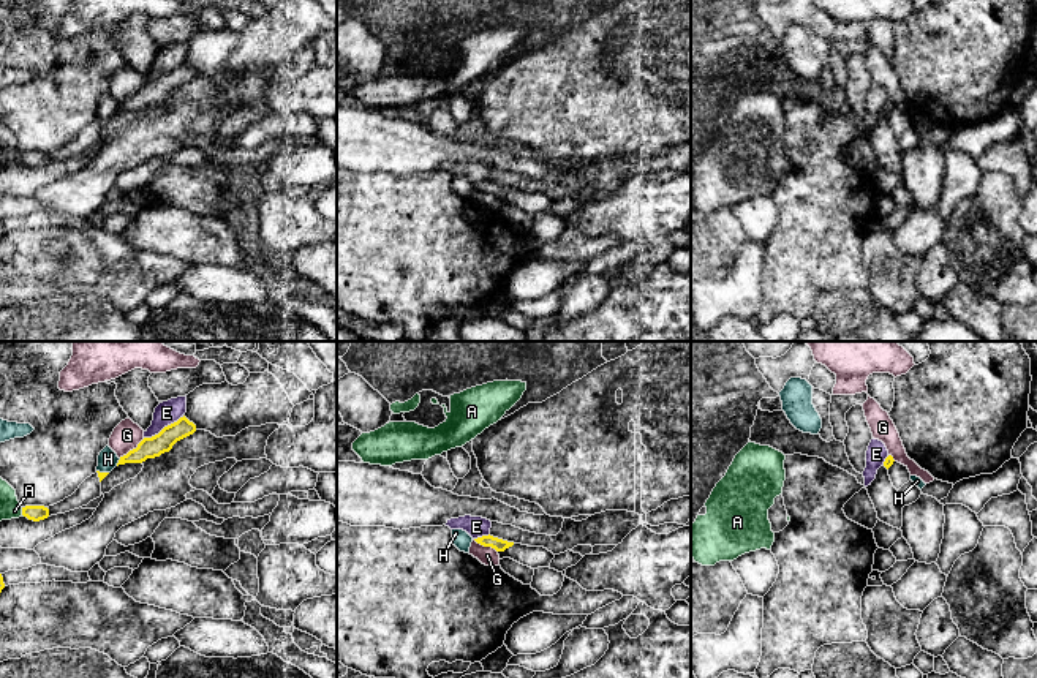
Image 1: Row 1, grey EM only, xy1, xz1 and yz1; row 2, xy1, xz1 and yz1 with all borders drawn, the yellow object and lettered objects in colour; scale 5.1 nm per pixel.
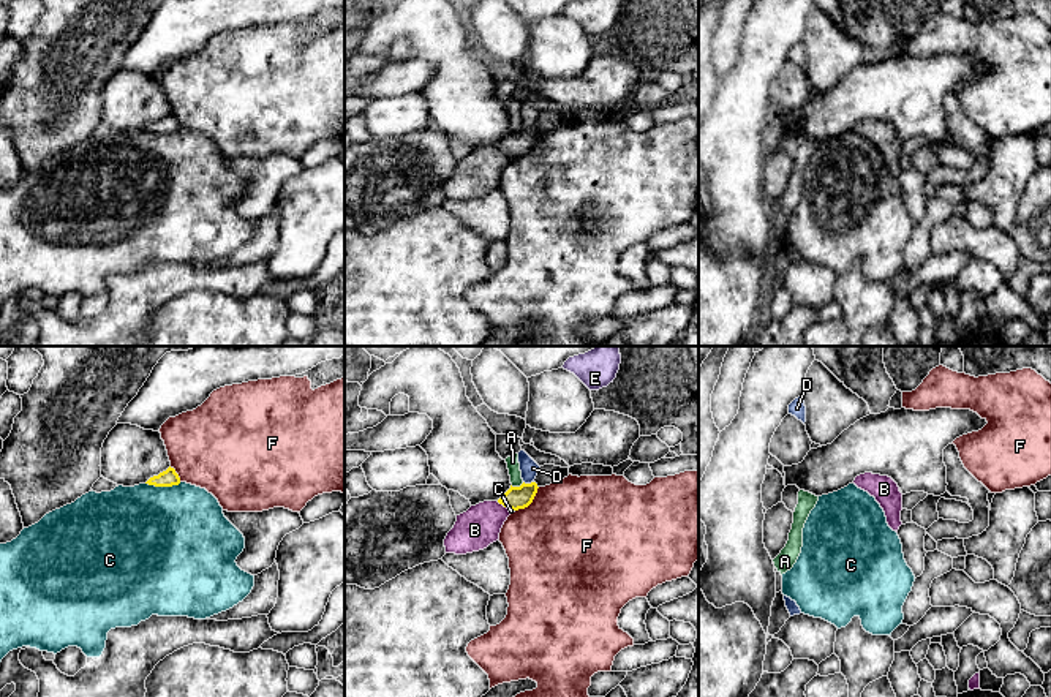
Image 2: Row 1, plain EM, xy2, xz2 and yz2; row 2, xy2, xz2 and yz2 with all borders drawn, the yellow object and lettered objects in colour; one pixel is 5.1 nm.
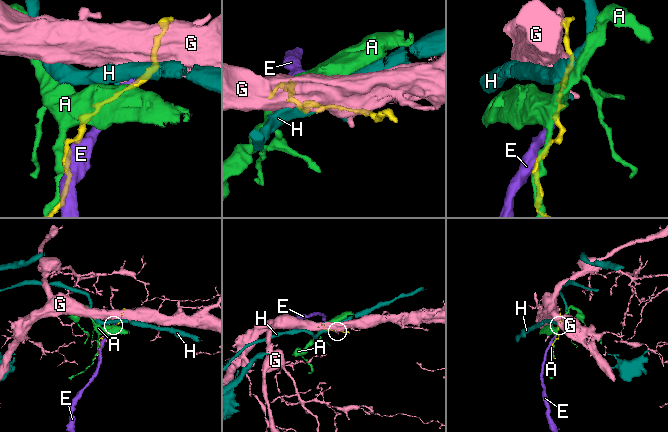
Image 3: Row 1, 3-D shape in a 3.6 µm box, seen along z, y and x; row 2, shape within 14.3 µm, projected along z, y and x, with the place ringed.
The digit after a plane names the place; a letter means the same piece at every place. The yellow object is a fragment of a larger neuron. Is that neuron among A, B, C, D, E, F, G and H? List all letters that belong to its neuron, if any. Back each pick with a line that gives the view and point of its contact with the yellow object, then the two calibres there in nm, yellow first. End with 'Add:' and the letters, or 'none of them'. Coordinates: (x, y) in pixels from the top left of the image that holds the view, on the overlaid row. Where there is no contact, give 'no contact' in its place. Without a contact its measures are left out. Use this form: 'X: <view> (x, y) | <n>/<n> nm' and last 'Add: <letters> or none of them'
B: xz2 (503, 504) | 120/220 nm
Add: B

